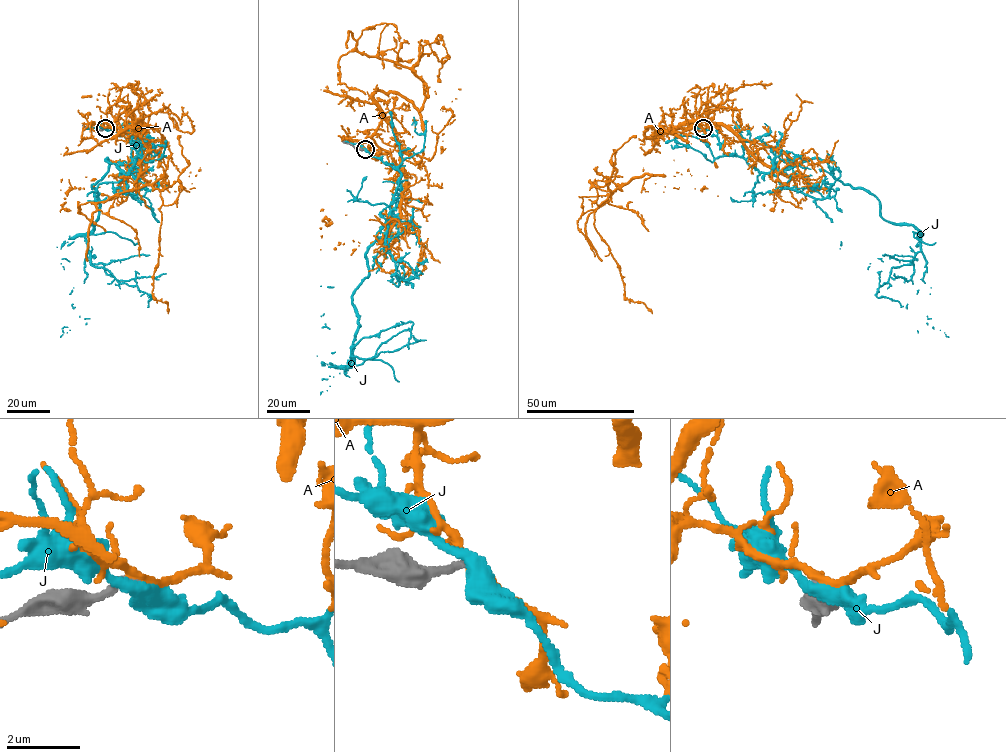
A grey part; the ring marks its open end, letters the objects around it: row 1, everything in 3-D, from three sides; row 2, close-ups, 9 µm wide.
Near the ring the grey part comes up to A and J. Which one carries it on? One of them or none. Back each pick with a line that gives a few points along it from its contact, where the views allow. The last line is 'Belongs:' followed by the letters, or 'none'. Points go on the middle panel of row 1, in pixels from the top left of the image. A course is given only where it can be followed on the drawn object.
Belongs: none

